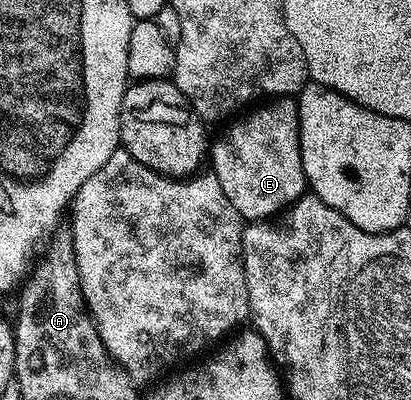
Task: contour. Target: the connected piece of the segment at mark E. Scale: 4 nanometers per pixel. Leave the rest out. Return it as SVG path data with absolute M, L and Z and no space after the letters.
M279 96L257 107L249 110L254 112L246 111L242 120L234 119L234 124L211 144L211 170L219 178L227 202L245 222L270 219L307 192L296 99Z

